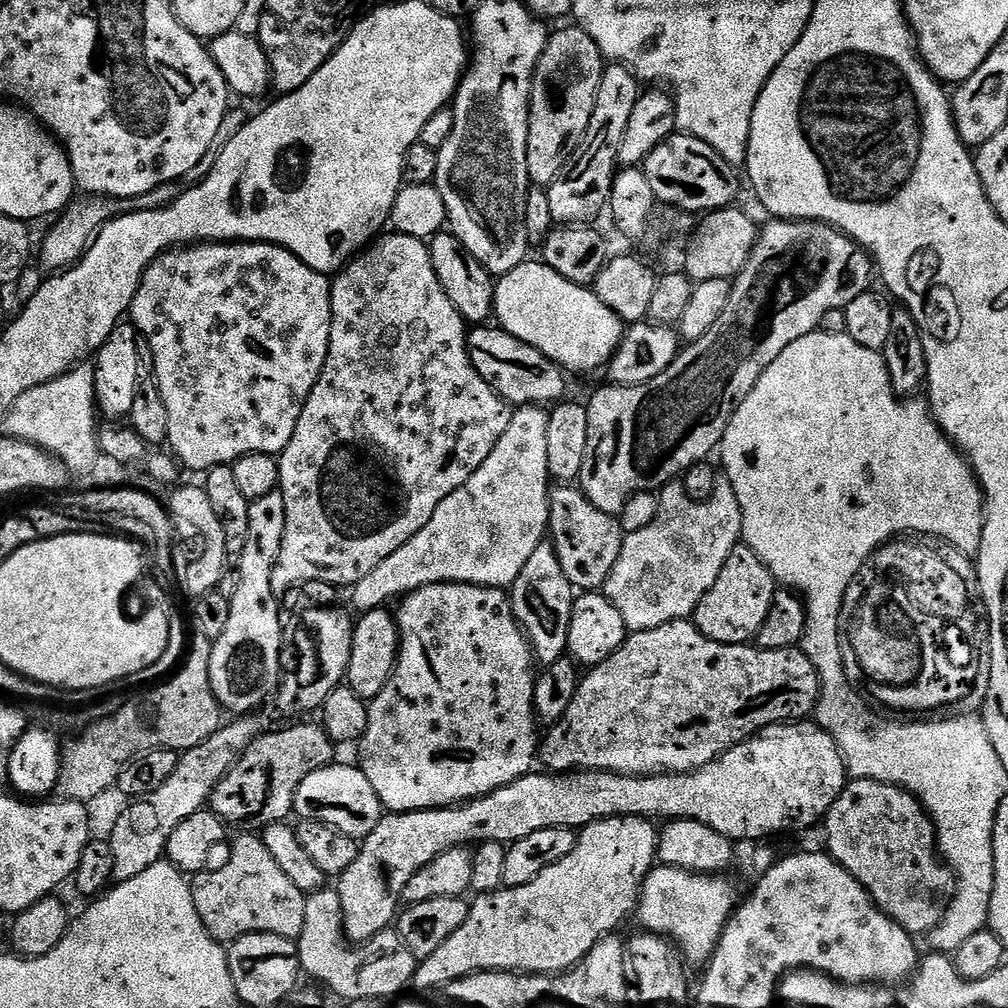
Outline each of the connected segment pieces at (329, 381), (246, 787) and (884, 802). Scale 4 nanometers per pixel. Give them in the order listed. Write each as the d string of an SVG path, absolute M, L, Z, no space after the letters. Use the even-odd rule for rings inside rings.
M399 234L391 235L385 235L369 244L362 254L349 260L339 272L335 273L332 280L332 325L330 326L330 346L326 354L326 362L322 366L322 374L318 378L314 390L310 390L310 398L306 398L306 406L302 406L298 426L294 426L294 438L290 438L290 442L278 456L280 461L280 486L278 490L286 502L286 530L282 534L282 550L272 568L272 589L278 594L290 591L295 584L296 587L303 586L306 582L330 582L337 586L343 586L343 584L351 586L357 584L362 578L366 578L366 574L370 574L370 570L374 570L374 566L378 566L378 562L386 562L386 558L390 558L390 554L394 554L394 550L398 550L398 546L406 546L406 542L410 542L410 538L414 538L414 534L418 534L418 530L422 530L422 526L426 526L426 522L430 522L430 518L434 514L434 510L438 510L442 498L454 494L454 490L458 490L458 486L467 482L474 474L474 470L478 470L478 466L482 466L482 462L486 462L486 458L490 458L490 450L494 450L494 446L498 446L498 438L502 438L502 434L506 434L506 426L510 426L513 409L508 401L502 399L478 374L478 370L468 353L468 332L465 321L456 315L454 302L450 302L450 298L446 298L446 290L442 290L442 282L438 282L438 274L434 274L434 262L428 253L428 244L418 238Z
M296 722L293 728L281 732L269 730L259 736L231 770L214 786L210 810L225 825L245 824L248 830L263 830L268 824L284 822L293 815L296 807L296 791L302 786L306 774L322 770L337 759L337 745L319 723Z
M852 780L845 783L842 794L836 797L834 806L830 806L827 816L822 821L822 827L828 835L828 847L826 849L828 855L833 856L843 868L850 870L850 874L854 874L854 878L858 878L858 882L862 882L862 886L871 894L872 901L889 918L894 922L898 922L898 926L902 926L906 931L913 934L919 934L919 932L927 934L931 932L934 926L938 926L938 922L942 922L942 918L952 901L952 896L956 892L956 876L953 874L952 869L944 863L944 857L940 854L936 840L936 827L932 819L928 817L928 811L924 809L918 797L912 795L911 792L906 791L904 788L899 788L886 782L878 782L877 780Z

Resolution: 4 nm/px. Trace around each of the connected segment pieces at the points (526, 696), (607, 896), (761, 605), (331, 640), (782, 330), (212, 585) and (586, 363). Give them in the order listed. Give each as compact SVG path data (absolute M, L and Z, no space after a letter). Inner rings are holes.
M435 584L407 593L399 604L400 609L395 609L394 612L396 625L400 627L400 652L396 655L396 668L392 671L388 687L368 704L366 734L358 741L358 766L364 771L366 778L370 778L370 786L374 786L374 794L378 794L380 803L389 813L443 810L476 800L479 796L490 796L494 790L506 788L510 782L523 780L533 771L535 764L532 763L537 763L538 760L538 717L534 706L538 672L537 669L532 669L532 645L528 643L524 629L512 613L509 593L502 588L483 588L473 584Z
M613 814L605 820L593 820L586 827L579 829L574 850L570 850L570 854L566 854L566 858L562 858L562 862L554 862L554 866L546 866L546 870L542 870L542 874L538 874L538 878L534 878L534 882L530 882L526 886L503 887L499 892L479 893L475 897L476 901L473 899L468 905L466 922L462 922L462 926L458 926L458 930L454 930L454 934L450 934L450 938L446 938L446 942L442 942L442 946L438 946L438 950L434 950L434 954L430 954L430 958L417 963L411 987L413 989L440 987L440 989L443 989L456 980L473 976L476 972L518 972L537 976L551 976L566 972L578 962L582 962L582 958L586 958L586 954L590 954L590 950L594 950L594 946L600 940L605 940L606 937L613 935L617 931L616 927L627 916L631 917L635 913L636 906L640 903L640 891L657 863L656 847L660 844L657 825L652 825L648 820L651 819L640 814Z
M737 544L734 550L730 550L730 558L726 558L726 566L722 566L722 574L718 574L714 586L710 586L702 602L698 602L694 613L697 630L706 638L723 644L755 641L758 630L762 630L762 622L766 622L770 614L777 587L762 558L758 558L758 554L754 554L747 544Z
M311 606L305 607L305 612L301 614L298 620L298 628L292 630L290 626L285 627L284 630L284 645L280 651L280 667L283 675L280 677L280 687L274 697L274 705L276 704L276 712L280 716L296 716L292 718L304 718L307 712L323 709L326 698L330 698L330 694L334 689L341 687L345 683L348 667L350 666L350 650L352 649L352 629L354 627L353 617L348 617L346 613L340 609L340 606L333 606L331 608L313 608Z
M772 218L767 222L765 228L759 229L756 245L744 268L732 280L730 302L726 302L722 318L718 318L702 338L691 341L658 378L641 384L600 388L586 400L590 439L586 442L586 462L582 462L578 487L602 514L619 517L634 494L659 493L667 484L683 477L691 464L705 463L711 457L708 455L719 449L730 418L750 390L754 390L770 362L774 362L790 342L798 342L798 338L817 331L830 310L845 308L858 294L873 287L872 257L845 232L832 228L823 220Z
M184 484L173 487L172 492L166 499L166 507L168 515L174 521L174 543L172 546L172 565L176 571L174 577L175 583L180 583L180 588L189 598L197 596L205 596L211 592L217 591L220 581L226 575L224 567L230 564L226 546L226 534L222 534L222 522L215 512L213 504L210 502L210 494L206 494L206 490L199 484Z
M529 258L496 280L496 306L494 320L514 338L534 346L546 358L550 358L565 373L596 372L612 363L612 355L618 350L626 331L623 320L598 298L591 287L575 284L562 274L550 270L550 266L539 259Z

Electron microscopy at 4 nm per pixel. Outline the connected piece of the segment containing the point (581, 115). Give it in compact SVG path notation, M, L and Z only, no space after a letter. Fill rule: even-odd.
M579 26L560 28L549 35L546 50L542 50L542 58L538 58L538 66L534 70L532 89L530 90L530 122L526 138L526 170L529 181L536 186L547 186L562 174L568 165L568 159L576 153L576 148L584 141L586 130L590 126L590 118L594 114L594 106L598 102L598 86L602 86L602 74L606 67L604 52L598 50L598 42L586 34Z

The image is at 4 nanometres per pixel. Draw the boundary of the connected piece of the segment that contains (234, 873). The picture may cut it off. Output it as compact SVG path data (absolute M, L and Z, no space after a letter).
M244 835L248 836L240 836L233 842L232 853L221 868L213 867L191 877L194 910L198 910L198 918L202 918L209 934L221 942L231 942L255 932L278 934L287 940L299 940L302 926L306 923L306 894L298 890L298 886L294 886L294 882L290 882L288 875L278 867L278 862L274 862L274 857L271 856L270 850L266 850L259 835Z

